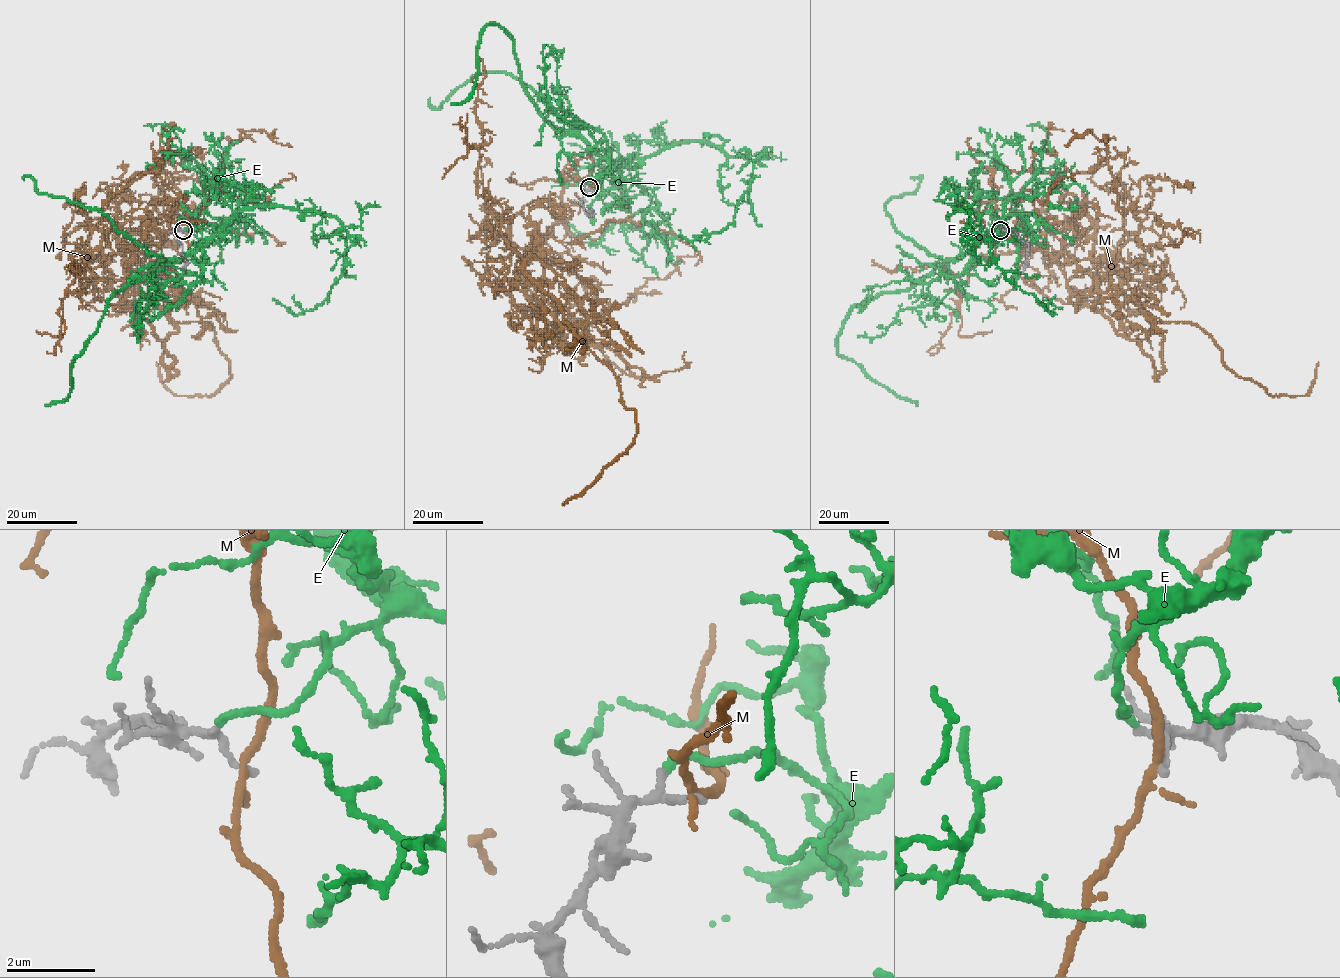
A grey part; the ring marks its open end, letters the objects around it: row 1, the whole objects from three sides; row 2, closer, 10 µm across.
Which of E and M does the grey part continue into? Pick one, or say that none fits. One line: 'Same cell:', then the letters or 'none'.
Same cell: E

